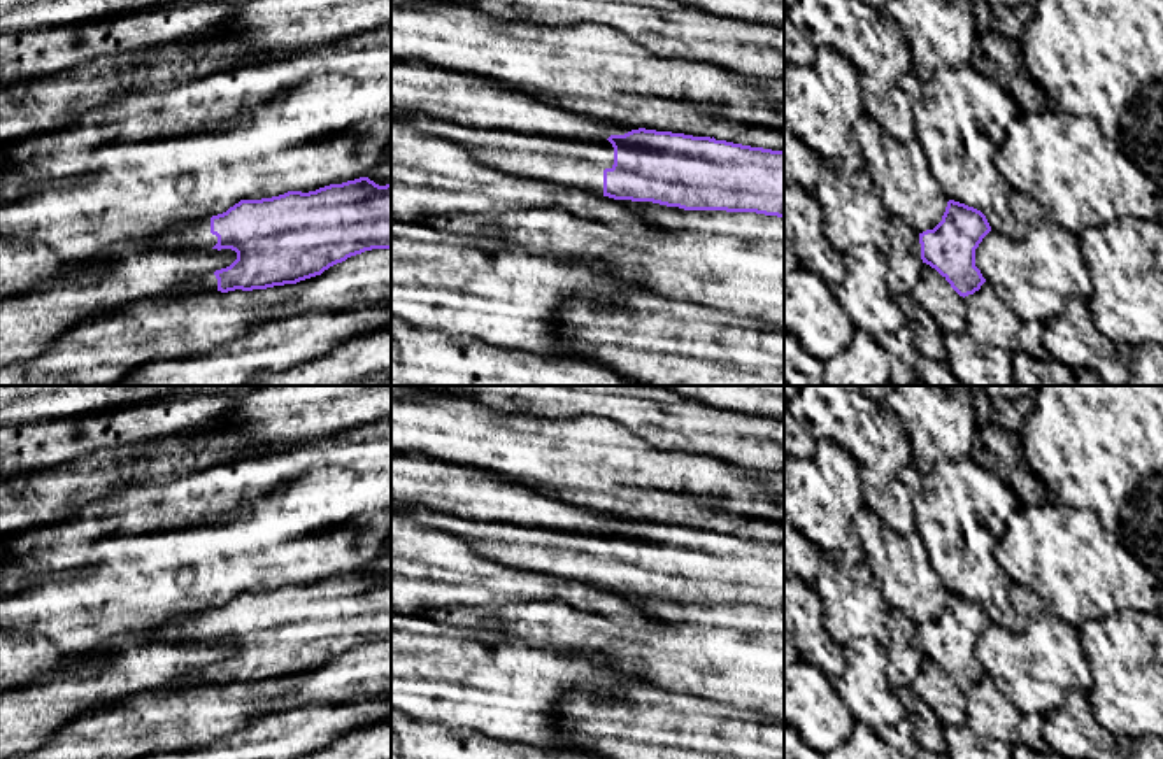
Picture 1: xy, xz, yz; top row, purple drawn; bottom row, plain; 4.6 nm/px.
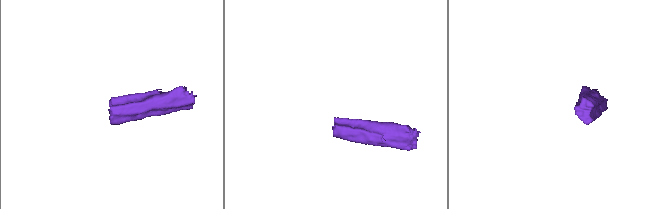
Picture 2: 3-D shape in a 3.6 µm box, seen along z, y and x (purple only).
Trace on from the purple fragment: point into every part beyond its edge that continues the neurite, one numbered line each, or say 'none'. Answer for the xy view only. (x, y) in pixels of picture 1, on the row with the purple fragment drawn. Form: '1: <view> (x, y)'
1: xy (195, 235)

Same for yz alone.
none

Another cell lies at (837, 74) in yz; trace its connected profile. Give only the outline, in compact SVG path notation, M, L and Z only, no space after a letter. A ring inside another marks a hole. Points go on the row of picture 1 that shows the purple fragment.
M817 47L812 67L784 65L784 124L823 161L865 168L853 130L861 114L858 74L833 47Z

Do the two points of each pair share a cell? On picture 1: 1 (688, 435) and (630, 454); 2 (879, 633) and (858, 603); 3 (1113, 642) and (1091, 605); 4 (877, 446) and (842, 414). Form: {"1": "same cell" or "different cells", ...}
{"1": "different cells", "2": "same cell", "3": "different cells", "4": "same cell"}

